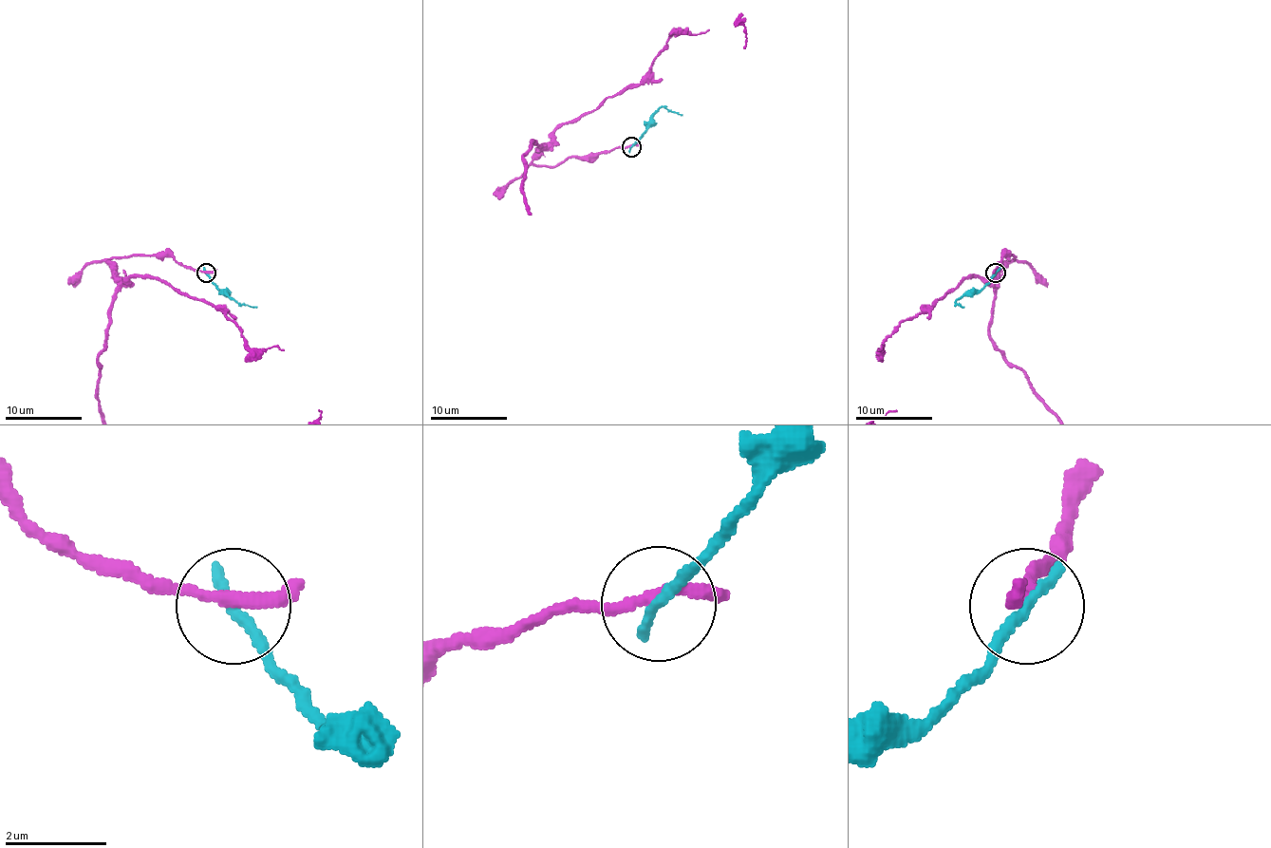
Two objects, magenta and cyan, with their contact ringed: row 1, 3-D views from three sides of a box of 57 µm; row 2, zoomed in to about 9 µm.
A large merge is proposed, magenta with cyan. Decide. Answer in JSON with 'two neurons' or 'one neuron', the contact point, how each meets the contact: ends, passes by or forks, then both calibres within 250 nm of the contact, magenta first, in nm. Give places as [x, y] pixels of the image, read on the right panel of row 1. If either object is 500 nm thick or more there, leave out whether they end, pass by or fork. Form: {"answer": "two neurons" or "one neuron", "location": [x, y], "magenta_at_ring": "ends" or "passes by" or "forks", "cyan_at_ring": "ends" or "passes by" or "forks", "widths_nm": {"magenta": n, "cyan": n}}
{"answer": "two neurons", "location": [995, 273], "magenta_at_ring": "passes by", "cyan_at_ring": "ends", "widths_nm": {"magenta": 240, "cyan": 280}}

